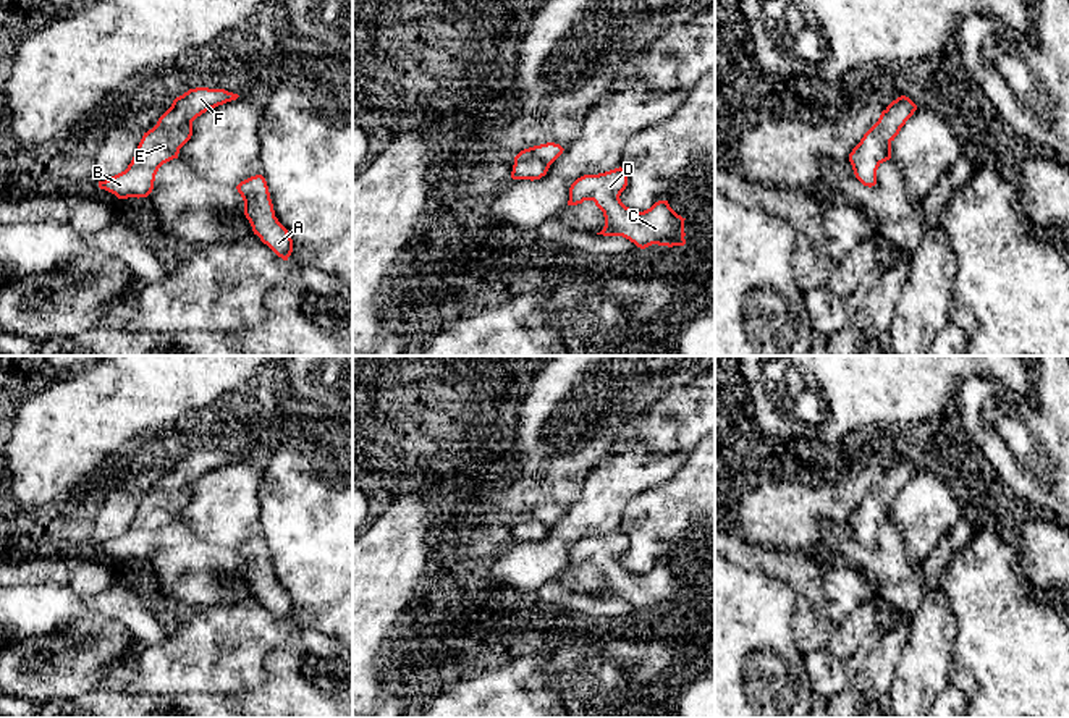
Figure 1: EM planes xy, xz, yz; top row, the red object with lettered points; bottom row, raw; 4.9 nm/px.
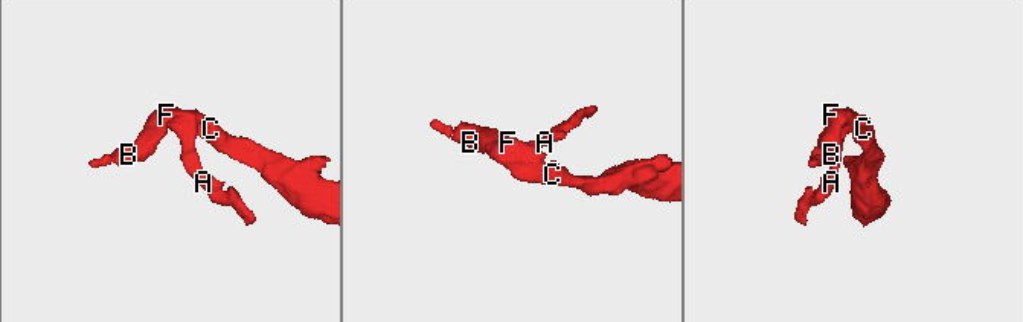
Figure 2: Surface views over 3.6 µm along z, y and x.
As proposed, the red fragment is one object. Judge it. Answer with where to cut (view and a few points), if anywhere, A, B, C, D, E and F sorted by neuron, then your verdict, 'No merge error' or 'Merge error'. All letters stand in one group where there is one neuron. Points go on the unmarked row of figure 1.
No split. Groups: A B C D E F. No merge error

